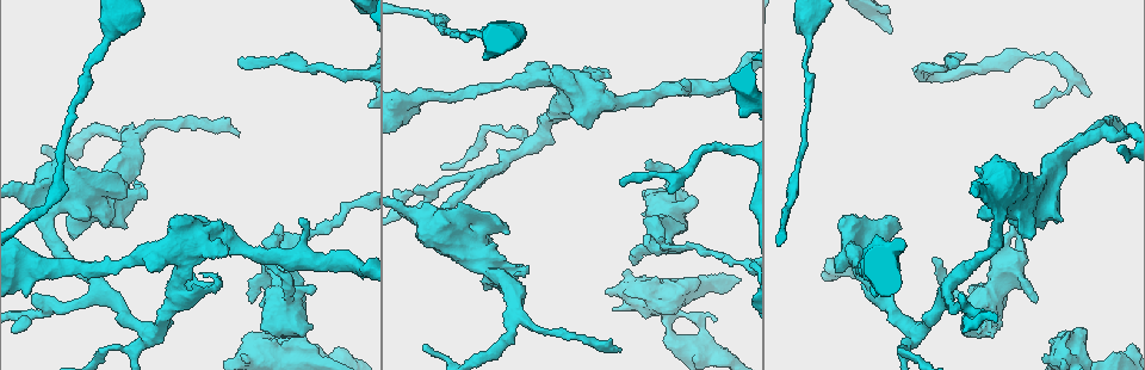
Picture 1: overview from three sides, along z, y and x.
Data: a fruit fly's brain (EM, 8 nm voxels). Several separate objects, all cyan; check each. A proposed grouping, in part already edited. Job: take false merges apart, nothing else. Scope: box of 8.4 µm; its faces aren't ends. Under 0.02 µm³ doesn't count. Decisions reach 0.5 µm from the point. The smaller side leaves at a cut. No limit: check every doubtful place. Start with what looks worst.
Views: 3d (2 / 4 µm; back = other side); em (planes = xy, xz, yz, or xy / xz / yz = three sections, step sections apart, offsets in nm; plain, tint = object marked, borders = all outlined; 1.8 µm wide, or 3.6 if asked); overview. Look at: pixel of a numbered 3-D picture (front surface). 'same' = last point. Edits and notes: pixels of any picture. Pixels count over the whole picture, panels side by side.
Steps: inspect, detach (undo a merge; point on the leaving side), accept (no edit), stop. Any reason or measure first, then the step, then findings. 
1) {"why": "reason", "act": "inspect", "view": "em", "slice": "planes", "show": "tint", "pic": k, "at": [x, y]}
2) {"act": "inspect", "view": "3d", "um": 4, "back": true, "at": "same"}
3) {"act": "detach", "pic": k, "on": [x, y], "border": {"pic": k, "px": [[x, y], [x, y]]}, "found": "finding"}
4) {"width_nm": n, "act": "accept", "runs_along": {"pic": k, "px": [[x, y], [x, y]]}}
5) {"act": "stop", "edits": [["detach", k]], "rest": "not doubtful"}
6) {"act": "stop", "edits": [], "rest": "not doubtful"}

{"why": "sudden change in width", "act": "inspect", "view": "em", "um": 3.6, "slice": "planes", "show": "tint", "pic": 1, "at": [1016, 259]}

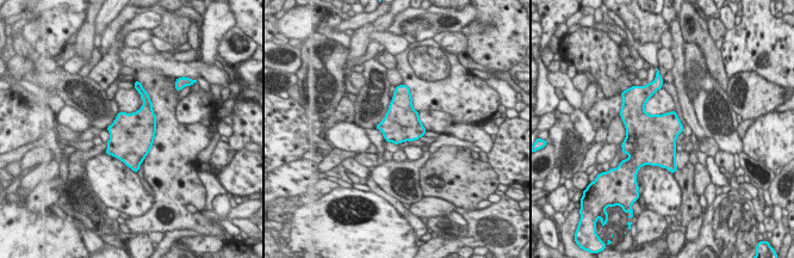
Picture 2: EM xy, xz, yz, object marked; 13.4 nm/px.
{"act": "accept", "found": "all the same cell"}

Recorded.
{"why": "three arms meet", "act": "inspect", "view": "3d", "um": 2, "pic": 1, "at": [946, 283]}

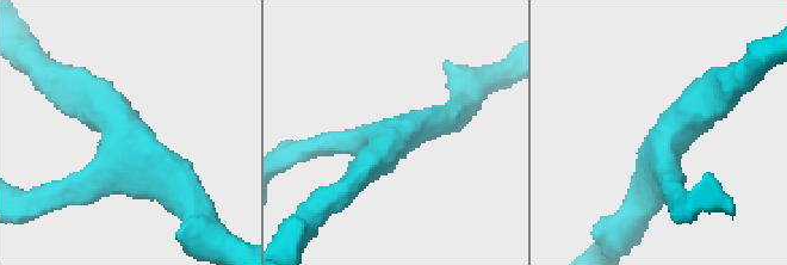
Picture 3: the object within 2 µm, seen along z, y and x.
{"arms": 3, "arm_widths_nm": [190, 220, 260], "act": "inspect", "view": "em", "slice": "xy", "step": 8, "show": "tint", "pic": 3, "at": [392, 137]}

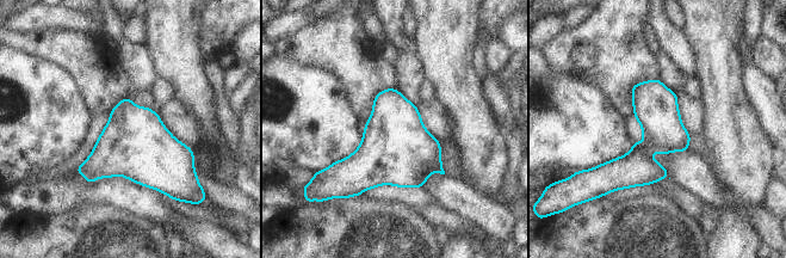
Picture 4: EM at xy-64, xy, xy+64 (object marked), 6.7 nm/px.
{"act": "accept", "found": "continuous, no second cell"}

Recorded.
{"why": "abrupt turn", "act": "inspect", "view": "3d", "um": 2, "pic": 1, "at": [147, 332]}

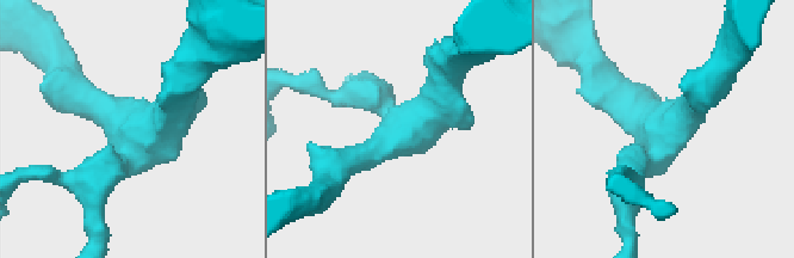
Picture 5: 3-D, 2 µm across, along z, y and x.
{"arms": 4, "act": "inspect", "view": "em", "slice": "xz", "step": 16, "show": "tint", "pic": 5, "at": [132, 128]}

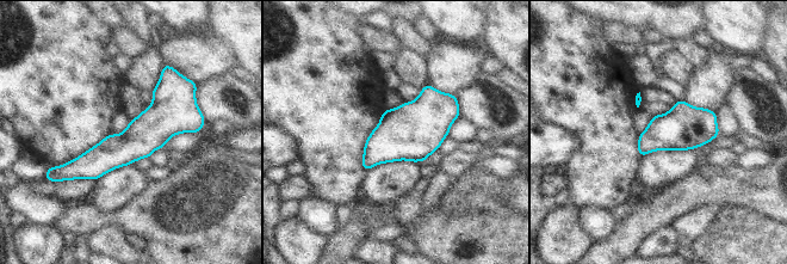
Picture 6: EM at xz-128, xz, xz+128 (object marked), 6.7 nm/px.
{"act": "accept", "runs_along": {"pic": 6, "px": [[197, 121], [68, 166]]}, "found": "all the same cell"}

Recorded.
{"why": "calibre changes", "act": "inspect", "view": "3d", "um": 4, "pic": 1, "at": [189, 244]}

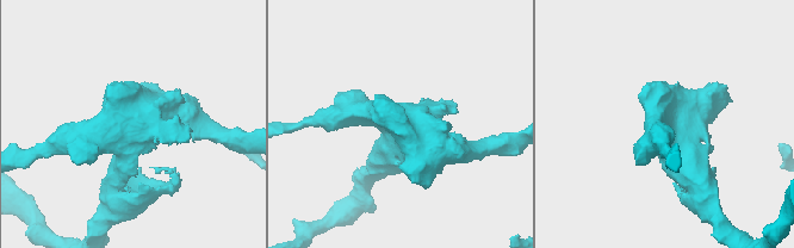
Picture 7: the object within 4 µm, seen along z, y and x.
{"act": "inspect", "view": "em", "um": 3.6, "slice": "planes", "show": "tint", "pic": 7, "at": [134, 126]}

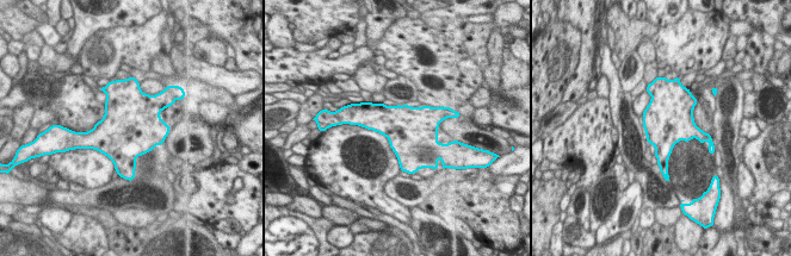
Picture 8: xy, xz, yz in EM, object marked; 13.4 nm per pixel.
{"act": "accept", "found": "continuous, no second cell"}

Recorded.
{"act": "stop", "edits": [], "rest": "not doubtful"}

